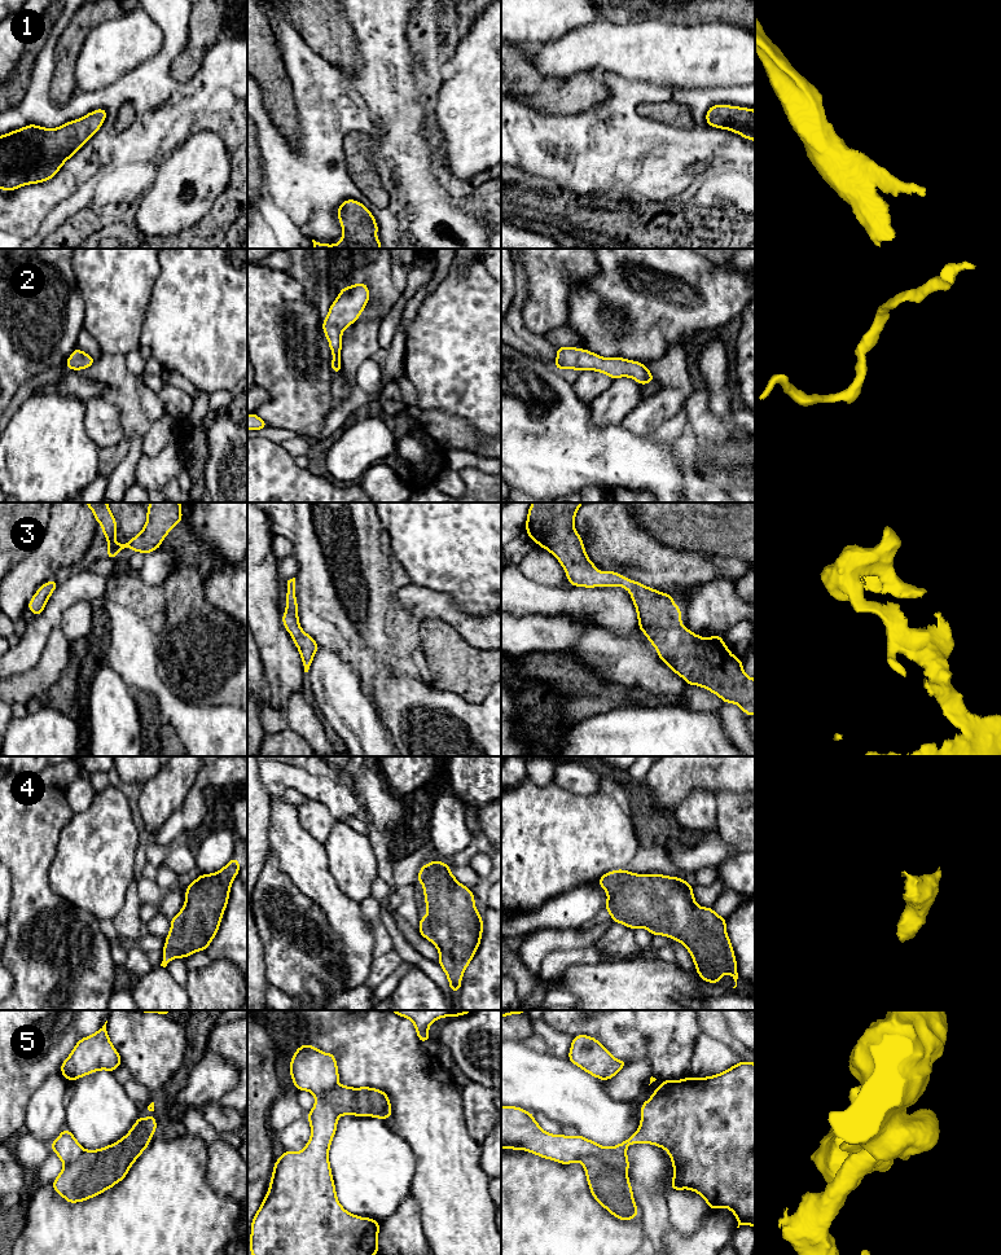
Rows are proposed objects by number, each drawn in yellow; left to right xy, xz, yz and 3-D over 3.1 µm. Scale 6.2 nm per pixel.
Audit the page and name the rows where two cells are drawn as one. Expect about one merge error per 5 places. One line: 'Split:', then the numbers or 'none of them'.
Split: 5

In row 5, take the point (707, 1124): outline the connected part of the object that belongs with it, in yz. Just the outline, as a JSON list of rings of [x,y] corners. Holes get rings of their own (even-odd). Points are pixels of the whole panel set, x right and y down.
[[[742,1061],[708,1078],[662,1080],[660,1087],[641,1105],[640,1113],[641,1123],[636,1133],[616,1146],[603,1148],[580,1135],[546,1133],[531,1113],[501,1106],[501,1149],[527,1150],[561,1164],[593,1155],[627,1175],[628,1145],[647,1142],[660,1146],[673,1164],[673,1192],[690,1189],[701,1194],[711,1210],[729,1208],[736,1215],[737,1228],[742,1224],[755,1228],[755,1063]]]

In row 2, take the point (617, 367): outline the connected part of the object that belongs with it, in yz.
[[[557,347],[554,368],[597,370],[607,374],[613,379],[619,377],[629,377],[637,381],[640,385],[647,385],[655,378],[646,368],[646,364],[625,360],[623,357],[605,359],[588,350],[576,347]]]

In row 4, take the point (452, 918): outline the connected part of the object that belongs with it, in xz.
[[[423,863],[416,882],[423,886],[427,916],[420,917],[420,934],[439,949],[439,965],[453,993],[460,991],[464,971],[474,957],[483,933],[475,895],[457,882],[449,864]]]

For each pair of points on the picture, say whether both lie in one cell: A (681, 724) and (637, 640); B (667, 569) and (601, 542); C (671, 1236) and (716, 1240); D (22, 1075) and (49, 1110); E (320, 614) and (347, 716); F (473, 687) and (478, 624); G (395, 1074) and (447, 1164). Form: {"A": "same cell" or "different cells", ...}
{"A": "different cells", "B": "same cell", "C": "same cell", "D": "different cells", "E": "different cells", "F": "different cells", "G": "same cell"}

